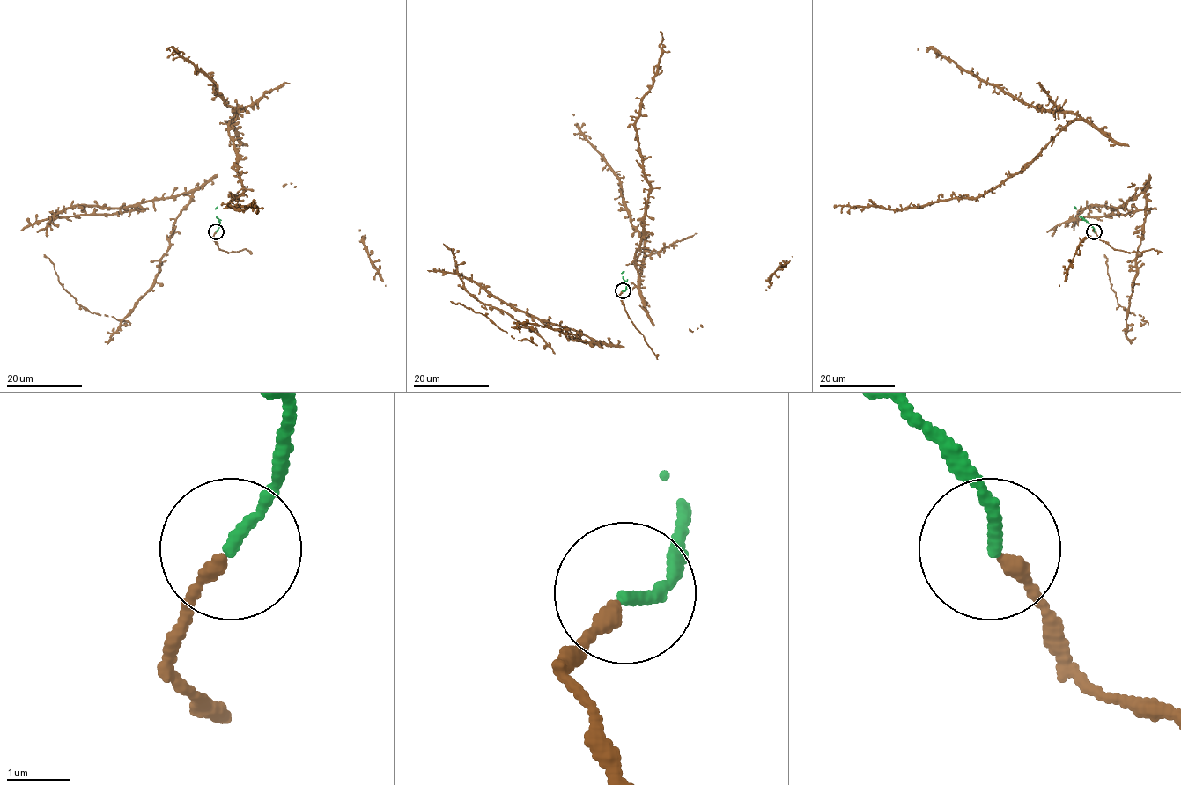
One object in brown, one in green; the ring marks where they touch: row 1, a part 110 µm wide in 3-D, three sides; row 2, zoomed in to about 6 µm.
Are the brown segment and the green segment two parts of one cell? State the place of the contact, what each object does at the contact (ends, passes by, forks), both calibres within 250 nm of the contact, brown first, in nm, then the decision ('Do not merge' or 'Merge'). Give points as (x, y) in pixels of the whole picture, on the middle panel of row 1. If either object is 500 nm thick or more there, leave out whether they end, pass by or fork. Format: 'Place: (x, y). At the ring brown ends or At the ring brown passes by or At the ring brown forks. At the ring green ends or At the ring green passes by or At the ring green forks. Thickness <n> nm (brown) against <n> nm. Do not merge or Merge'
Place: (623, 290). At the ring brown ends. At the ring green ends. Thickness 220 nm (brown) against 170 nm. Merge

